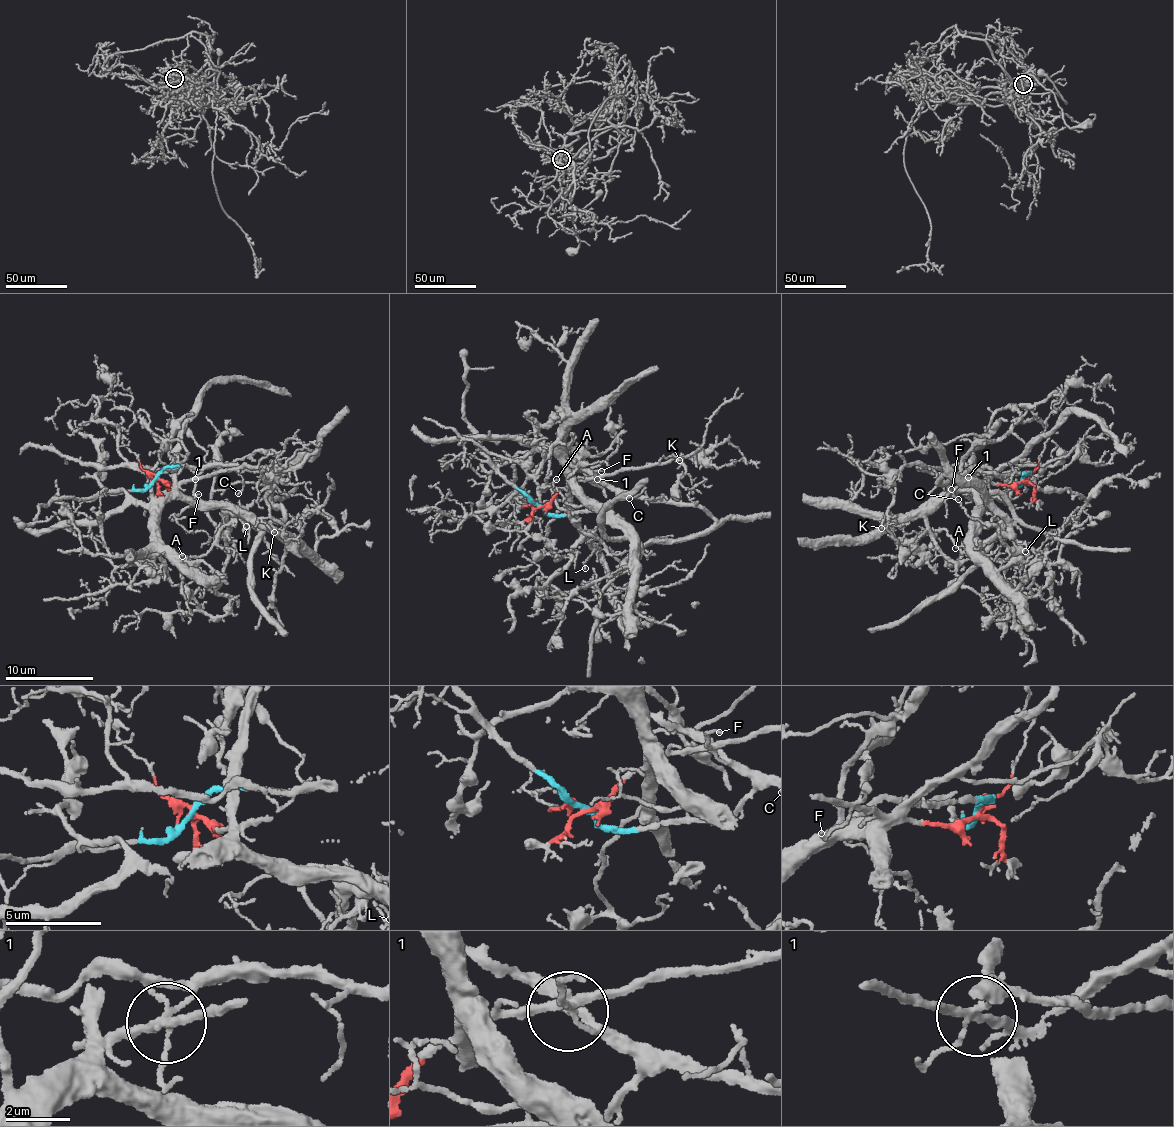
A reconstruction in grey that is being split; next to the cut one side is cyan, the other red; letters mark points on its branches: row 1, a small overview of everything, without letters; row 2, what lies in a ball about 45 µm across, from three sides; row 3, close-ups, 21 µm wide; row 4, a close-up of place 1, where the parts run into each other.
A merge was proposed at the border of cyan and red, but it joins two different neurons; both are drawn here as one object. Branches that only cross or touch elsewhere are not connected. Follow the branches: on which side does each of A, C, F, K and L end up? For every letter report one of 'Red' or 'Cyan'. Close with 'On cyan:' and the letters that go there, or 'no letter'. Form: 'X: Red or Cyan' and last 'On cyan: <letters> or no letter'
A: Cyan
C: Cyan
F: Cyan
K: Red
L: Cyan
On cyan: A, C, F, L

